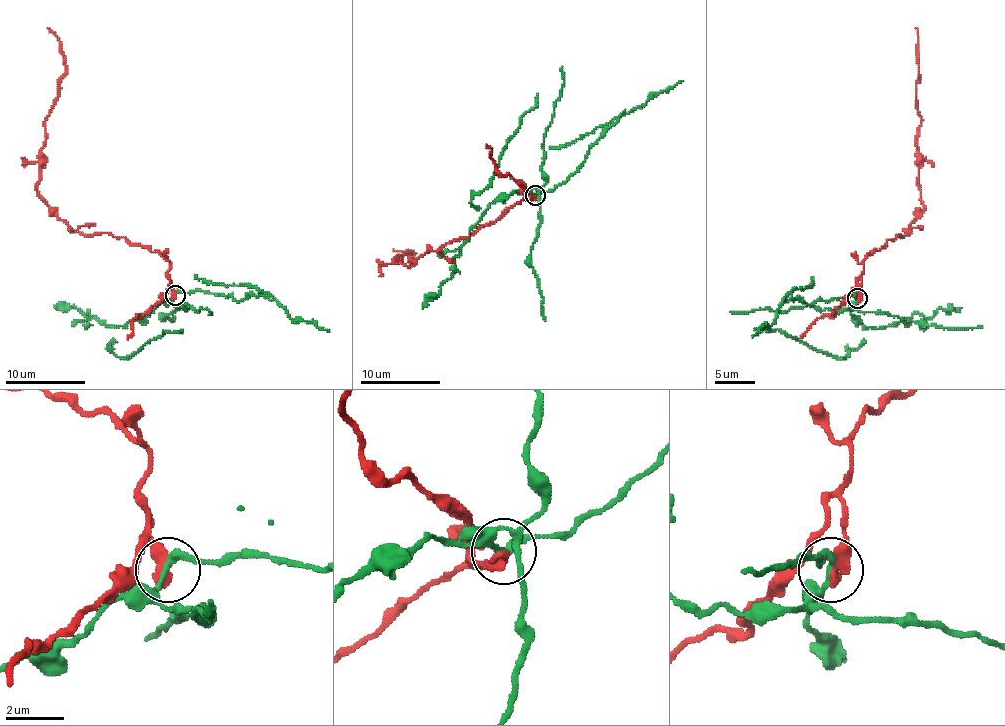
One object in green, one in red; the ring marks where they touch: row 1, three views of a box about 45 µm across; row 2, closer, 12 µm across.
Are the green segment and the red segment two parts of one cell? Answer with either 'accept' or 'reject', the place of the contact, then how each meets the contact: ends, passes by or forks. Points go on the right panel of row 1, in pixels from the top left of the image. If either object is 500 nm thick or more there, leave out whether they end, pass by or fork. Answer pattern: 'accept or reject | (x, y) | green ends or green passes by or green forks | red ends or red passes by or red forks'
reject | (857, 298) | green passes by | red ends

